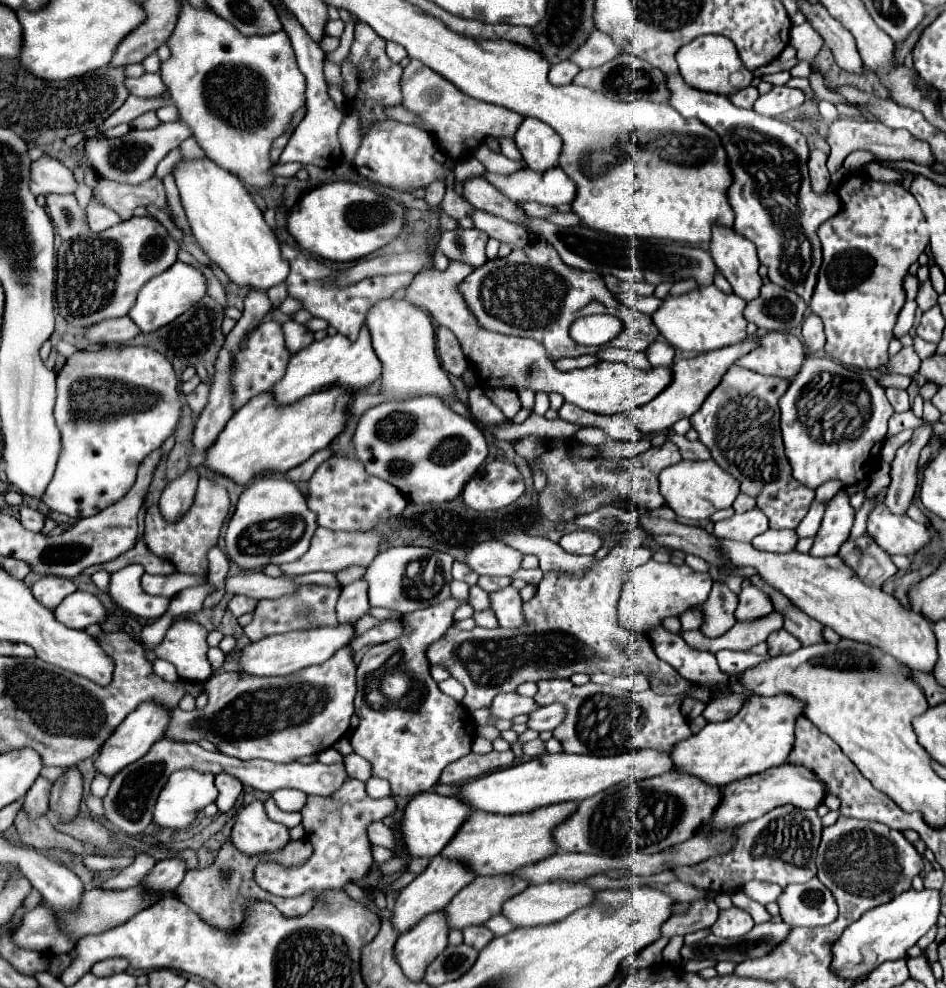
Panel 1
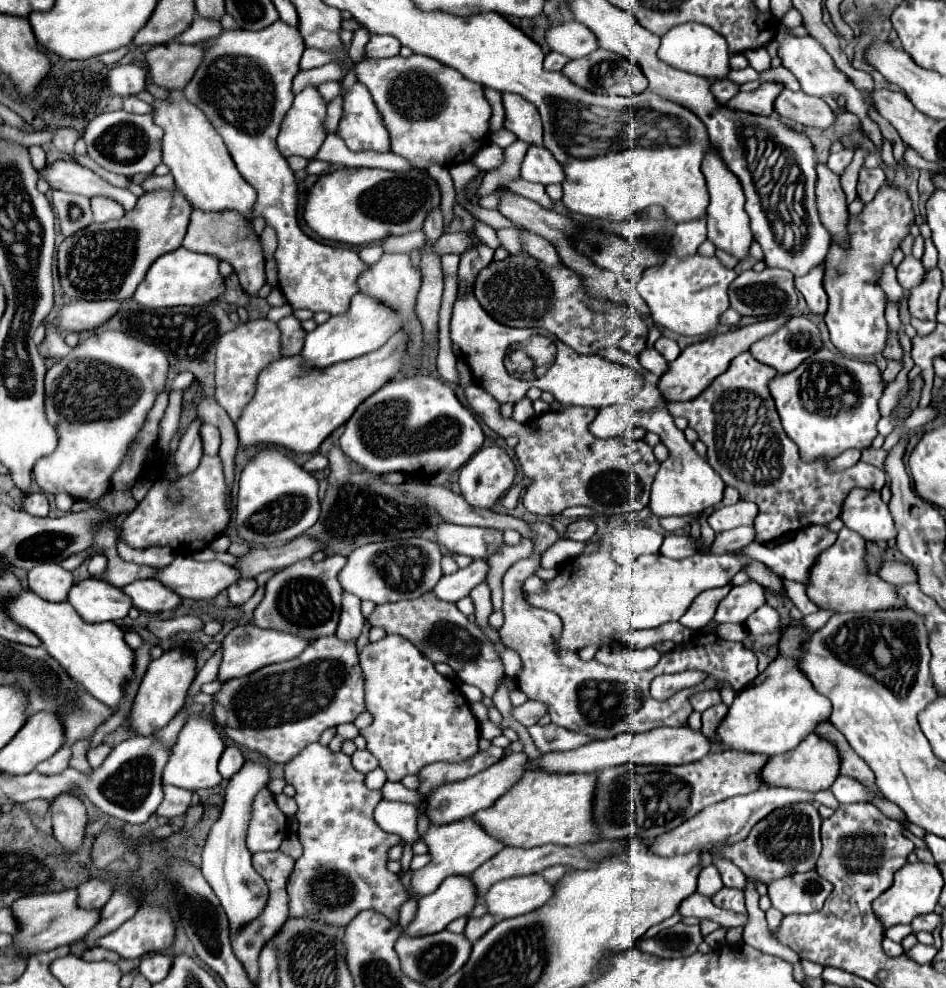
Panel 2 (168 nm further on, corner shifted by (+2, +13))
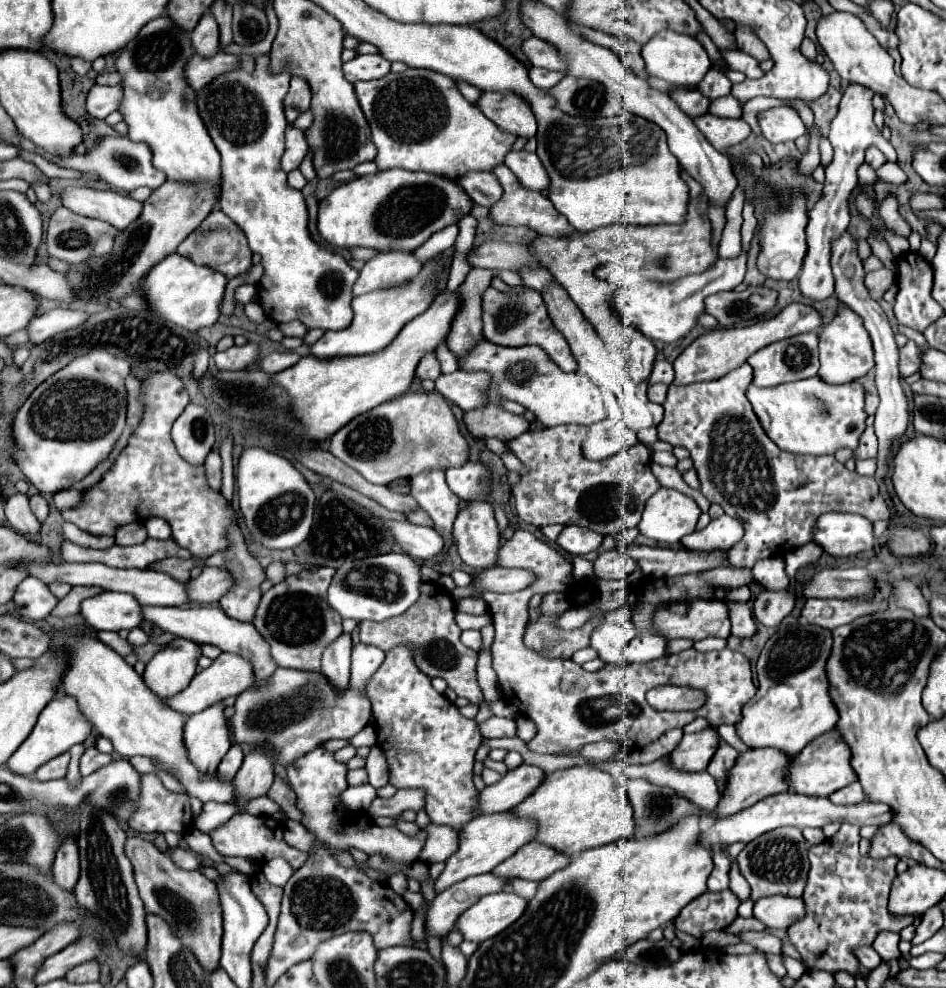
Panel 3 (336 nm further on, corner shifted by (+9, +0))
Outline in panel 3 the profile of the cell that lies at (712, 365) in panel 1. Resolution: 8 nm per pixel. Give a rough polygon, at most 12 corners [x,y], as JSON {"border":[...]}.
{"border":[[804,303],[738,329],[696,337],[674,361],[674,385],[712,381],[762,347],[816,331]]}

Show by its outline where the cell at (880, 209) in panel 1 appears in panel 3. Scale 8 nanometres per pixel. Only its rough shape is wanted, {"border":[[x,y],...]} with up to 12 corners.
{"border":[[840,307],[820,333],[820,371],[844,385],[874,367],[862,319]]}

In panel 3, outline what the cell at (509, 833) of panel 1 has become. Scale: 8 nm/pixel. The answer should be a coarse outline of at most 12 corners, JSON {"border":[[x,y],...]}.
{"border":[[588,765],[514,809],[566,855],[634,835],[628,793]]}

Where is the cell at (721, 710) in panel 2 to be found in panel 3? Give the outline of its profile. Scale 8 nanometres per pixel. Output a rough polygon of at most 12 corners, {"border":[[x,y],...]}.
{"border":[[726,741],[706,769],[718,787],[726,787],[726,777],[738,759],[738,751]]}

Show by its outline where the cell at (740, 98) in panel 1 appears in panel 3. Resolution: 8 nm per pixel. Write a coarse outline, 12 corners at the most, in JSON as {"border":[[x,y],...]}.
{"border":[[672,89],[678,107],[692,119],[704,115],[710,101],[698,89]]}

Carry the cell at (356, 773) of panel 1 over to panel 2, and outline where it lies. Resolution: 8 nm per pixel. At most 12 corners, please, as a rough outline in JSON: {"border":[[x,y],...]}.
{"border":[[355,750],[353,766],[367,774],[379,766],[369,750]]}

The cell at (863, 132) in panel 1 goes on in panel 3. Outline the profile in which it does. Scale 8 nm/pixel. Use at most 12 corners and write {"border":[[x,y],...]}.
{"border":[[792,107],[758,113],[762,137],[770,143],[794,141],[808,133]]}

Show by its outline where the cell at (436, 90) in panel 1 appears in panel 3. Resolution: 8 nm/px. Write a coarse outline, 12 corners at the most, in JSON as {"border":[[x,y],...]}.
{"border":[[428,69],[354,83],[384,169],[458,179],[516,137]]}

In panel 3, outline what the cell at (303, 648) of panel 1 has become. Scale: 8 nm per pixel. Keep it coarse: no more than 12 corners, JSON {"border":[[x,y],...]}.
{"border":[[222,653],[166,705],[190,717],[252,687],[250,661]]}

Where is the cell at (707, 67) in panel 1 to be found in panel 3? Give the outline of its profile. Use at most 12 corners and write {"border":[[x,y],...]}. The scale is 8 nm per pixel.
{"border":[[658,31],[640,49],[646,71],[694,87],[710,69],[690,35]]}

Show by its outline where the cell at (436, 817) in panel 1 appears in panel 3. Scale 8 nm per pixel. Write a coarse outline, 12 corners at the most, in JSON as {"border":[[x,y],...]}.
{"border":[[522,763],[480,793],[478,813],[510,811],[546,773]]}

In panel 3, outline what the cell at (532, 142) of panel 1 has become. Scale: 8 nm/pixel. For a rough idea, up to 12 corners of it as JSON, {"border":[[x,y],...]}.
{"border":[[482,91],[476,107],[504,131],[526,139],[538,125],[516,93]]}

